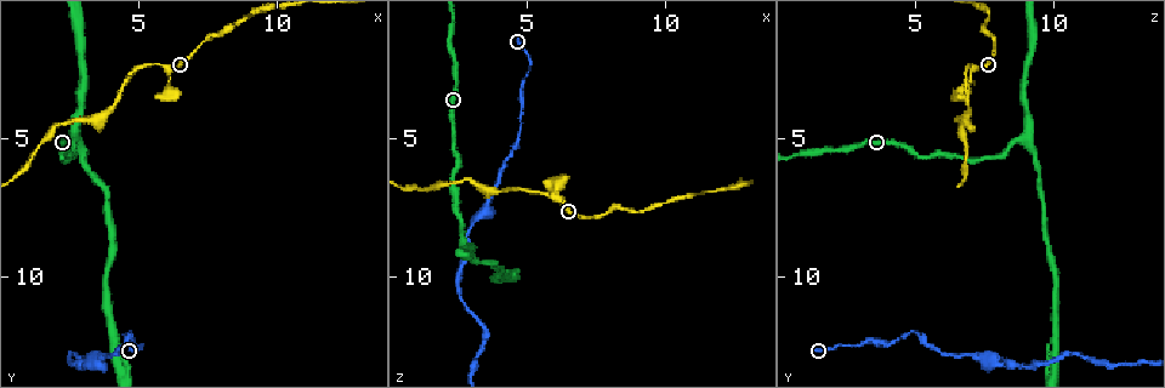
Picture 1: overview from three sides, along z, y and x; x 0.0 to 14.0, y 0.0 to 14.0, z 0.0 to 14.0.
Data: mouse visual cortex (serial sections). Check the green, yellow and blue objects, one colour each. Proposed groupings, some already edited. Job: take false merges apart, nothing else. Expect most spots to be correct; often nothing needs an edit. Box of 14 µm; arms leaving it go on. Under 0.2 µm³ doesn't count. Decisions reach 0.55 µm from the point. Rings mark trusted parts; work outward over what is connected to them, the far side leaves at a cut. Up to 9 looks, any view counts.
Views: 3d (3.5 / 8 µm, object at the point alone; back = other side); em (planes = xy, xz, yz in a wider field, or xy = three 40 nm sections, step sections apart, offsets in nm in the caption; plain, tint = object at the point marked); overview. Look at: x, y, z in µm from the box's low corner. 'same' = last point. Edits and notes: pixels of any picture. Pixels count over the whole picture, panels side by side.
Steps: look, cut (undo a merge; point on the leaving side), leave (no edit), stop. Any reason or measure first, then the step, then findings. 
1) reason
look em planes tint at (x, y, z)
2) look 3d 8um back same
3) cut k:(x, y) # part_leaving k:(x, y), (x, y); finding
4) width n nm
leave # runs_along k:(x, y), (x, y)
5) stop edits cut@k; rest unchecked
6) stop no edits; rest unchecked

look 3d 8um at (2.8, 5.1, 9.1)

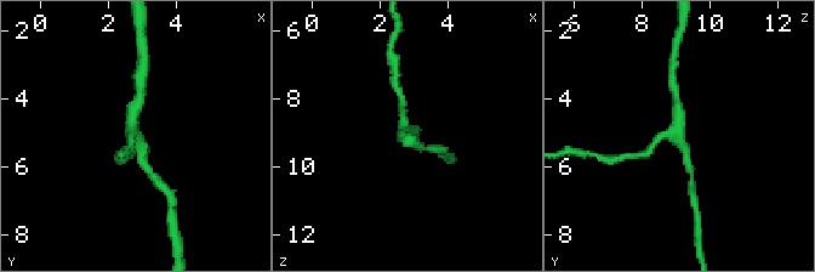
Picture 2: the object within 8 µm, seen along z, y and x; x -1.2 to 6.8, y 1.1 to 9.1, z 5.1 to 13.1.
arms 3; arm_widths 150, 250, 300 nm
look em xy step 5 tint at (2.7, 5.0, 9.1)

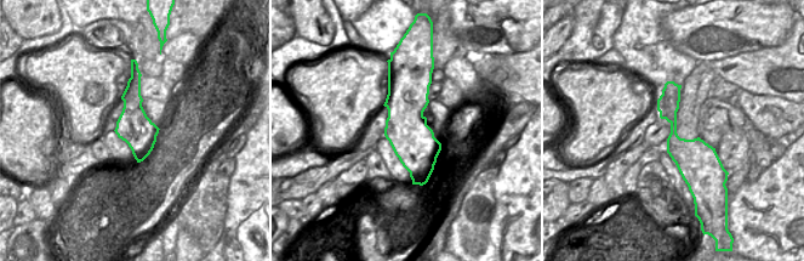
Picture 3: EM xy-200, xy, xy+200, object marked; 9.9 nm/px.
leave # runs_along 2:(403, 107), (405, 137), (415, 145); all the same cell

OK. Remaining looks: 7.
thin neck
look 3d 3.5um at (2.3, 4.4, 6.6)

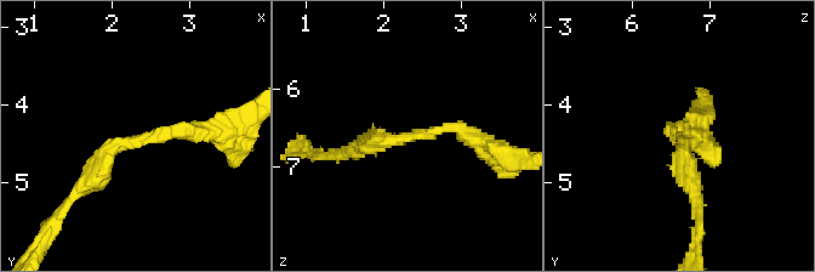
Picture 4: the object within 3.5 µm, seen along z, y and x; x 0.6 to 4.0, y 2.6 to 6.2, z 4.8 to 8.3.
look em xy step 3 tint at (2.40, 4.45, 6.60)

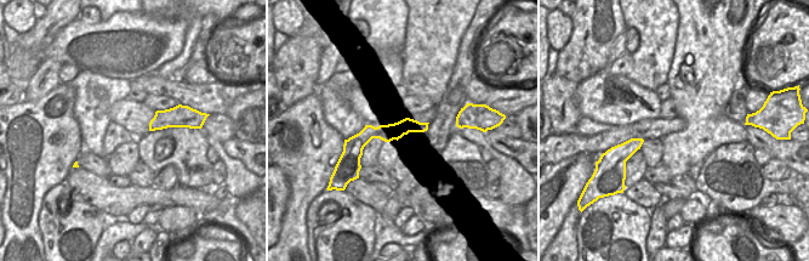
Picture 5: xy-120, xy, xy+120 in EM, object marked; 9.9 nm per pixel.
look em xy step 2 tint same

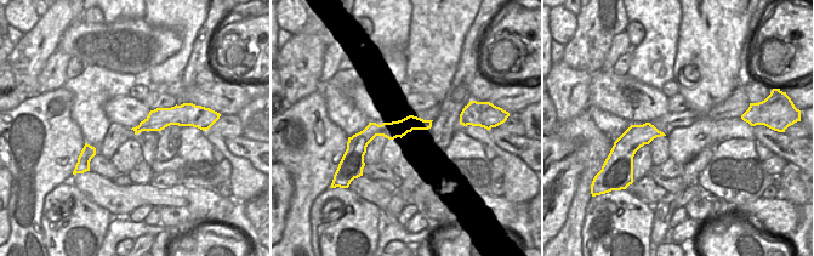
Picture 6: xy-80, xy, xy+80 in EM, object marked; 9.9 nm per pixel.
width 170 nm
leave # runs_along 6:(428, 123), (371, 130), (356, 138); one cell here

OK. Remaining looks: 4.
sharp bend
look 3d 8um at (4.7, 12.1, 4.9)

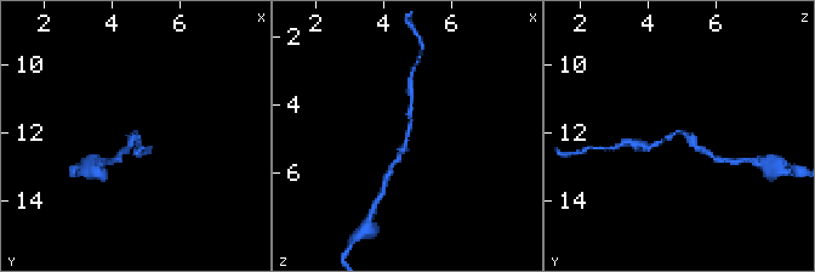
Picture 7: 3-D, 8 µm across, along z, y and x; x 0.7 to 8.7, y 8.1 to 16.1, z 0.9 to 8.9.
zoom in
look 3d 3.5um back at (4.7, 12.0, 4.8)

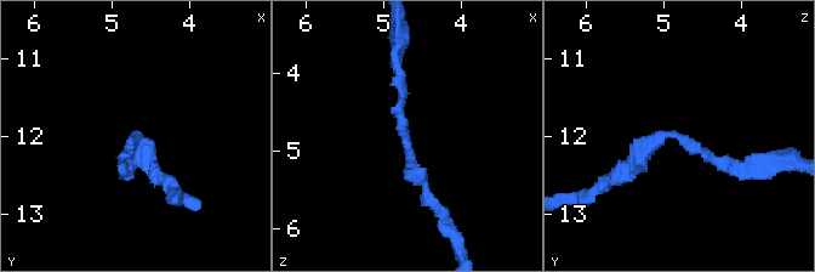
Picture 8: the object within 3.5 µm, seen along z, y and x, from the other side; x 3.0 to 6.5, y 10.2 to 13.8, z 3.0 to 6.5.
leave # runs_along 8:(398, 75), (402, 131), (427, 199); all the same cell

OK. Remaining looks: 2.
look 3d 3.5um at (3.0, 13.3, 9.1)

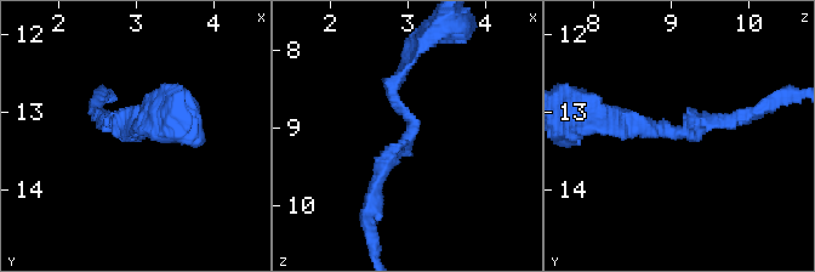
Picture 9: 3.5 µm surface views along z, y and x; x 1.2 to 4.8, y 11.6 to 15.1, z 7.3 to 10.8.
leave # runs_along 9:(403, 64), (392, 95), (411, 132), (374, 192); one cell here

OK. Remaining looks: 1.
stop no edits; rest unchecked

